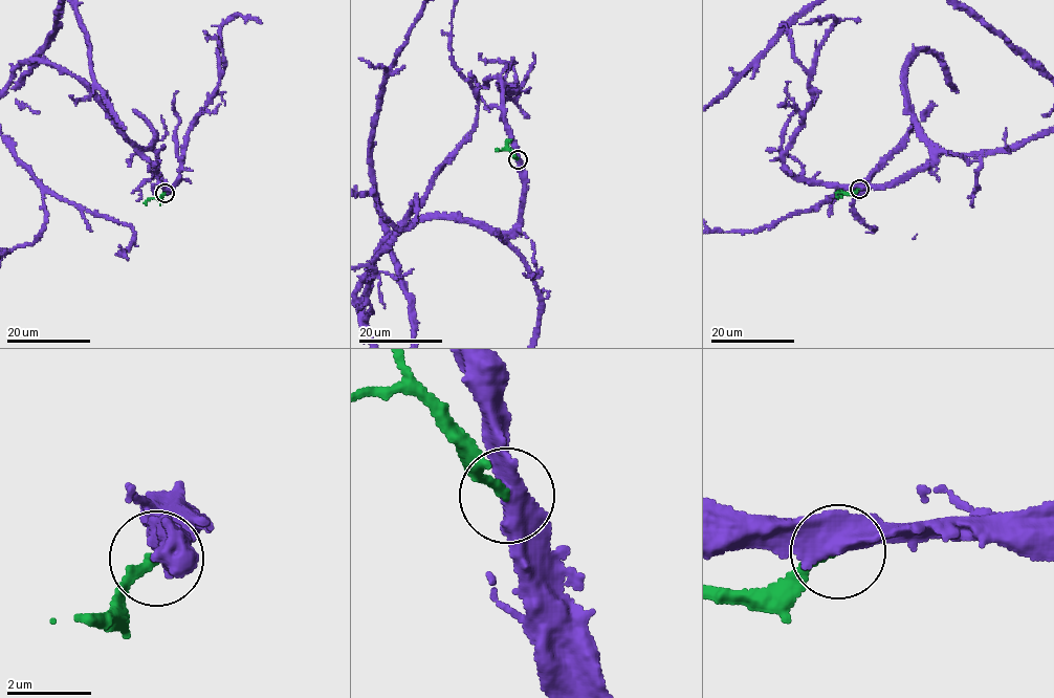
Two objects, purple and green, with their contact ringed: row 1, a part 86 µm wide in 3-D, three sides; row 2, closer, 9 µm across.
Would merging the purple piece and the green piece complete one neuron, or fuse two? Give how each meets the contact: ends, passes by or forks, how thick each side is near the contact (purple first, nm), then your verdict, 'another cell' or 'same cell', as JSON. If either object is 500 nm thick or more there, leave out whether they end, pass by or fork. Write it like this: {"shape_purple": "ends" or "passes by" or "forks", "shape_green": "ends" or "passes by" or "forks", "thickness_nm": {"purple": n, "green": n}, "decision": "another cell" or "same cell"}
{"shape_purple": "passes by", "shape_green": "ends", "thickness_nm": {"purple": 480, "green": 200}, "decision": "same cell"}

